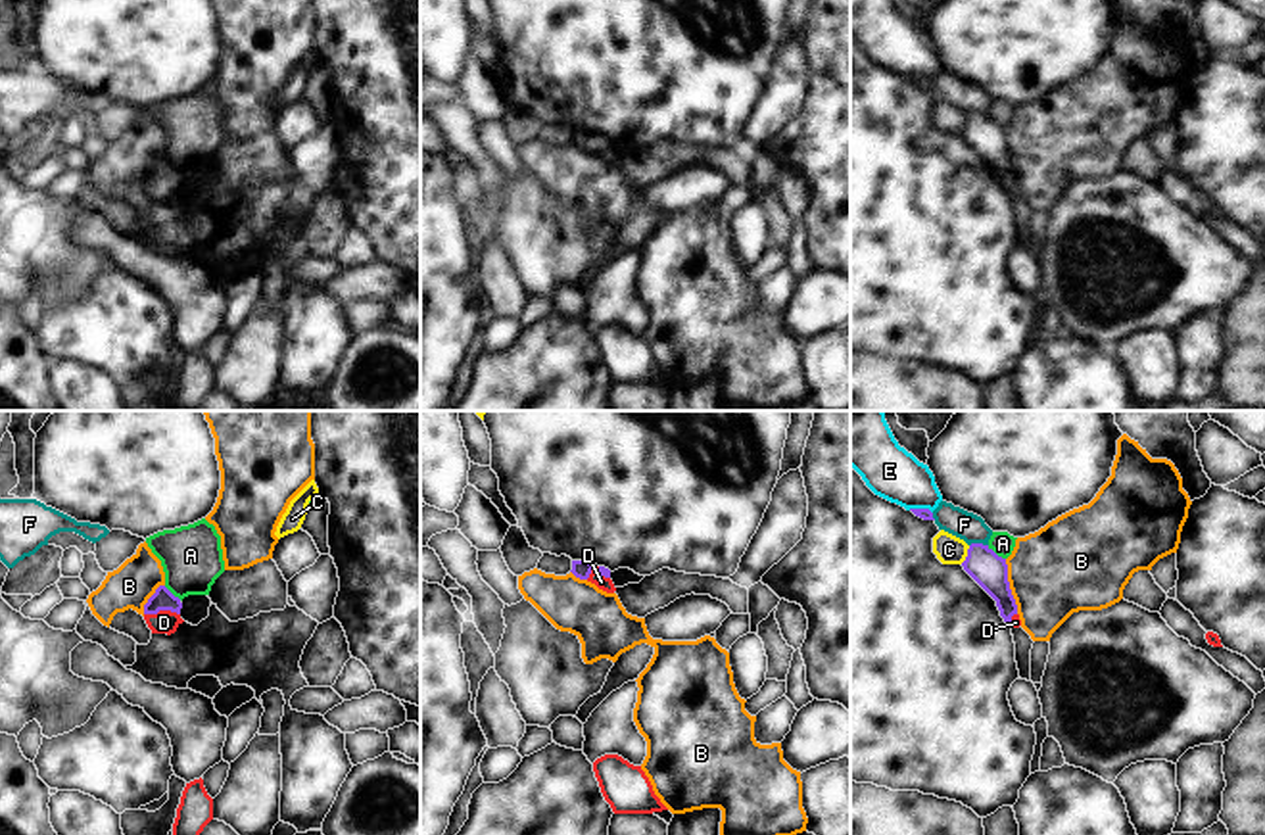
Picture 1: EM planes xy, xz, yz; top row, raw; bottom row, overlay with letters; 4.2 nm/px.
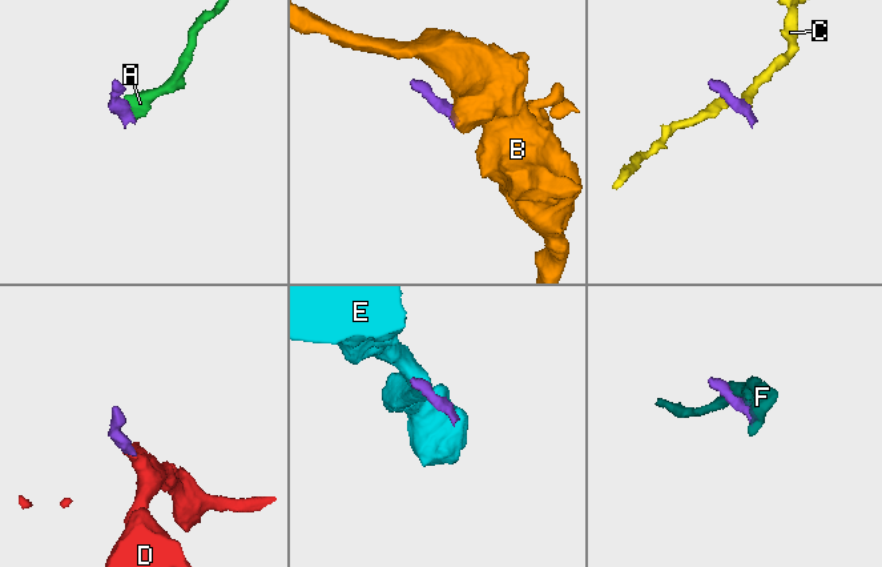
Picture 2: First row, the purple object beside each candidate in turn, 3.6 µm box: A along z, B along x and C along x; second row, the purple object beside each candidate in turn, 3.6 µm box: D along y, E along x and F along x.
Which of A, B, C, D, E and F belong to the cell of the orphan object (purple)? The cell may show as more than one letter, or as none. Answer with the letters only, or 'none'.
D

